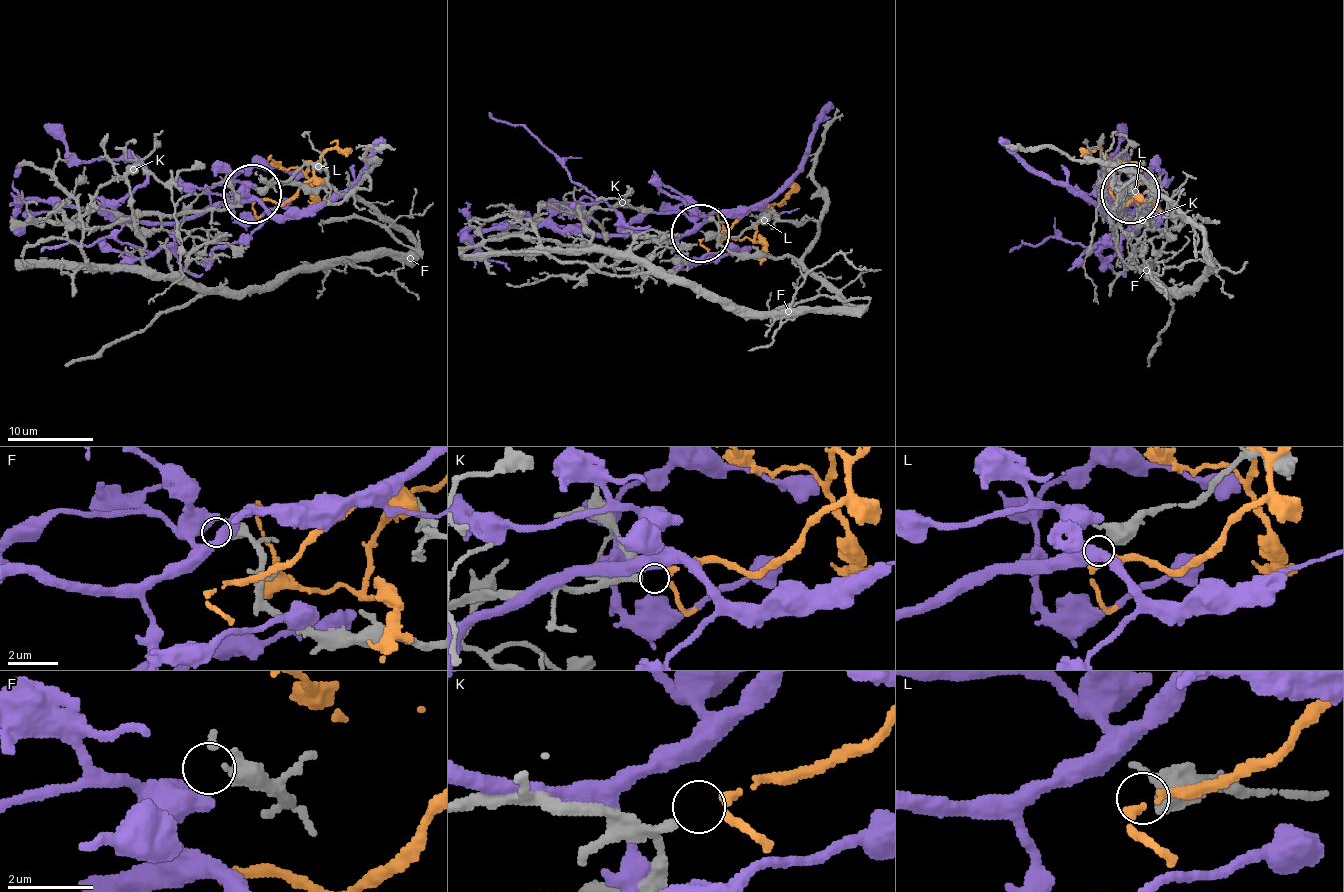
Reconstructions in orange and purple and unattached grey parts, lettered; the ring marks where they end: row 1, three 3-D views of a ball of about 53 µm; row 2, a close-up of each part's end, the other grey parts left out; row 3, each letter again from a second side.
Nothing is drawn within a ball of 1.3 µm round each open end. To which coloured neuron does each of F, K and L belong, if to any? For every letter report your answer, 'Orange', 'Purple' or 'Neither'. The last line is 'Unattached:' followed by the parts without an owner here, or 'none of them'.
F: Neither
K: Orange
L: Neither
Unattached: F, L

